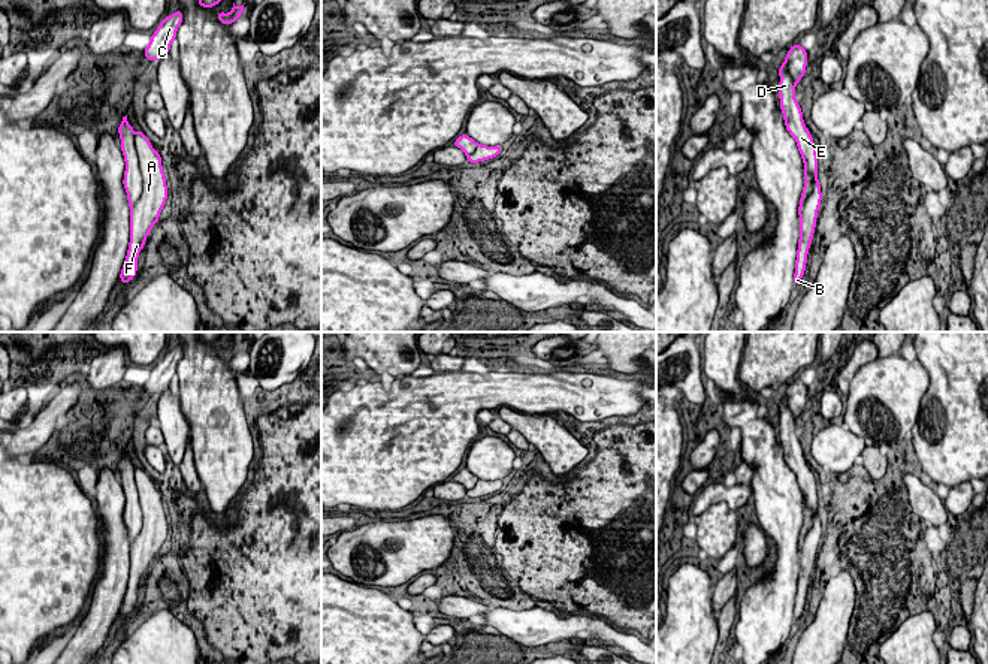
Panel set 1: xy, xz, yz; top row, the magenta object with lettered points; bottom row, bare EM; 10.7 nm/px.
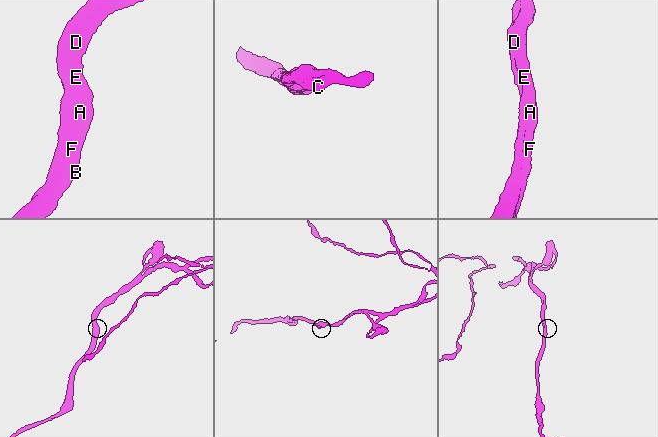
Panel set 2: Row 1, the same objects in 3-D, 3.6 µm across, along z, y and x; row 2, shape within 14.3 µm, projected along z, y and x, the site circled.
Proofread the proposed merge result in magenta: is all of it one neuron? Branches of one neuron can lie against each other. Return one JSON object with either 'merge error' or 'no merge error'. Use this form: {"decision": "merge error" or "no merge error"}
{"decision": "no merge error"}

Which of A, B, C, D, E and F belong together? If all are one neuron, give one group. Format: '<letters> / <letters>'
A B C D E F

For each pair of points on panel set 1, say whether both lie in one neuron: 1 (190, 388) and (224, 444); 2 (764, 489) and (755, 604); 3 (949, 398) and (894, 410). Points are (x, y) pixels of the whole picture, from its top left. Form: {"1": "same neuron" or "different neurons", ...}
{"1": "same neuron", "2": "same neuron", "3": "different neurons"}

